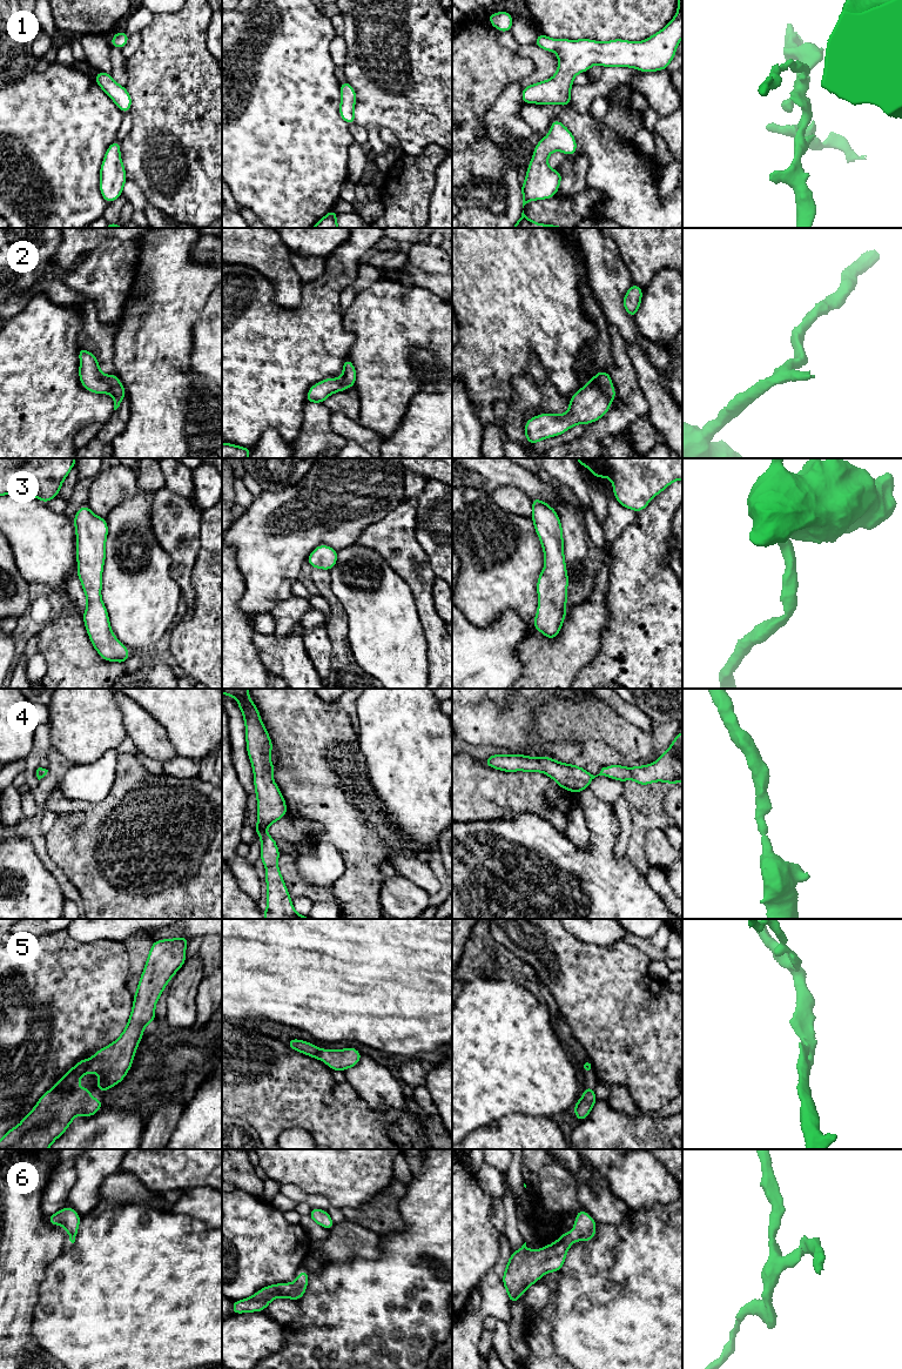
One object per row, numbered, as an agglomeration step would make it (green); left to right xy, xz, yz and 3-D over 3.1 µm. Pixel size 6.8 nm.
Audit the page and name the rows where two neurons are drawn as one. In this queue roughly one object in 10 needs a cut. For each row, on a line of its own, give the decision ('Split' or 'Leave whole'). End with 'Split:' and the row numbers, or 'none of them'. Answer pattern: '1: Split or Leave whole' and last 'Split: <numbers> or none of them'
1: Leave whole
2: Leave whole
3: Leave whole
4: Leave whole
5: Leave whole
6: Leave whole
Split: none of them

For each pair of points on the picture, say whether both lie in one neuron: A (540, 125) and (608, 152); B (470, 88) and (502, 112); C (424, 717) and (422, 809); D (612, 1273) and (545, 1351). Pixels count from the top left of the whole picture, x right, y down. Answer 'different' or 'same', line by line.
A: same
B: different
C: same
D: different

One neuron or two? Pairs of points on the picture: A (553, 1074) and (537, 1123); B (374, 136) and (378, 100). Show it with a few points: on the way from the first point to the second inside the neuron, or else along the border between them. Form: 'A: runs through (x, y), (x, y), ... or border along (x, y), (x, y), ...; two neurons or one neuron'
A: border along (512, 1112), (552, 1118); two neurons
B: border along (365, 126), (374, 125), (379, 127); two neurons

